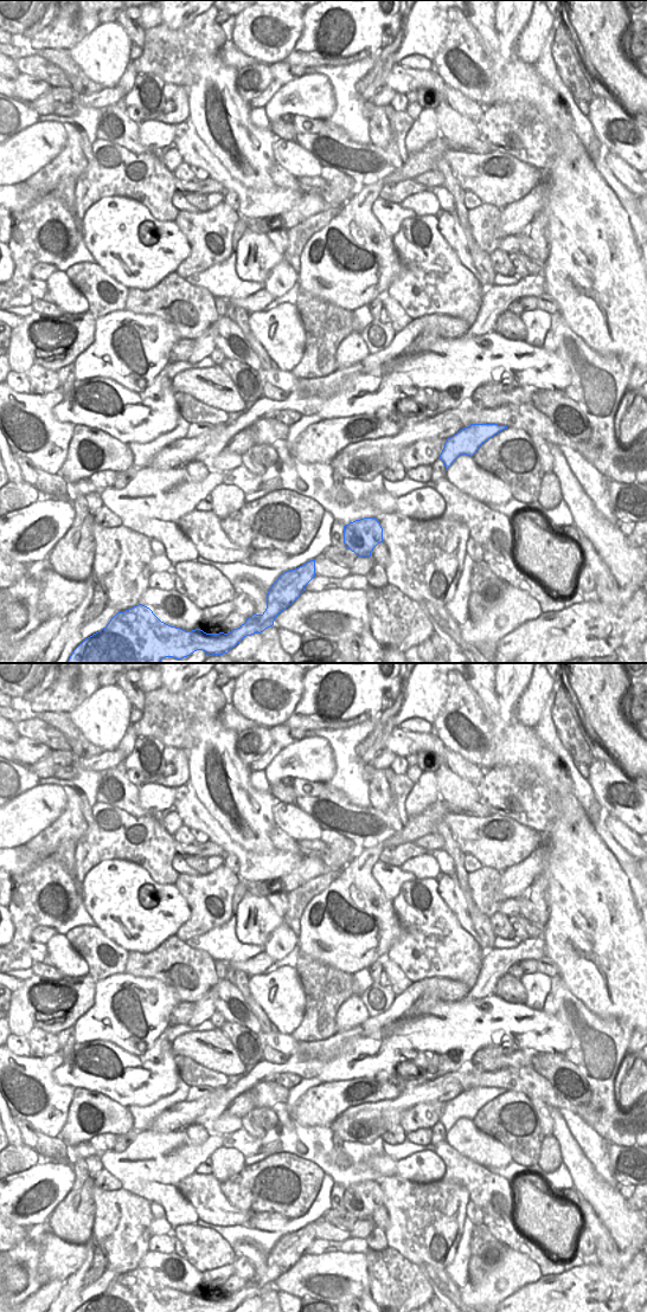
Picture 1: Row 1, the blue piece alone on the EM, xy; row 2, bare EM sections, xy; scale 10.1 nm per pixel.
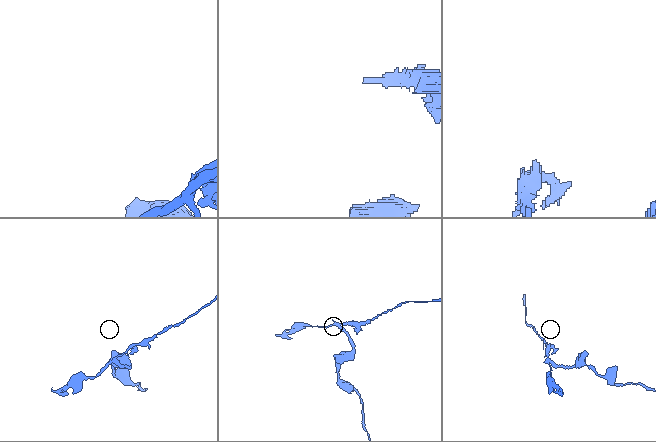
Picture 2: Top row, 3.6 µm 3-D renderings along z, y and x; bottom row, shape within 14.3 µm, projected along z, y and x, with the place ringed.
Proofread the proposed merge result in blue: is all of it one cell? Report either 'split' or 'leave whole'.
split

